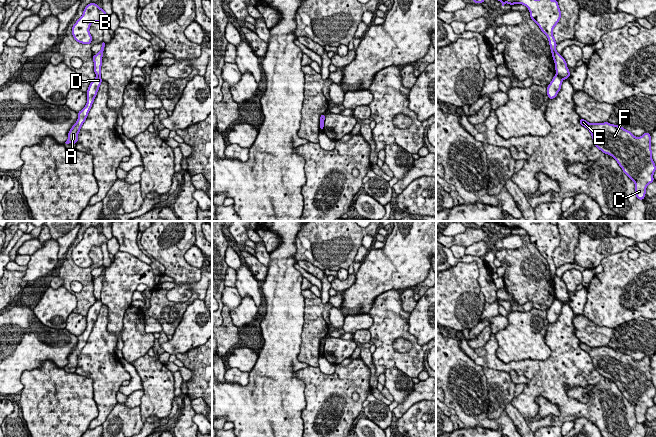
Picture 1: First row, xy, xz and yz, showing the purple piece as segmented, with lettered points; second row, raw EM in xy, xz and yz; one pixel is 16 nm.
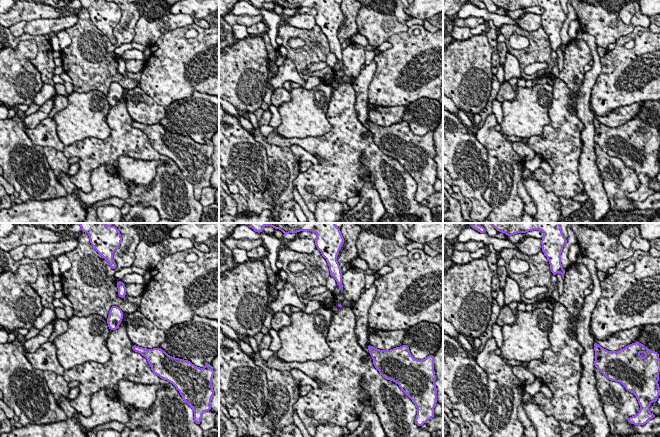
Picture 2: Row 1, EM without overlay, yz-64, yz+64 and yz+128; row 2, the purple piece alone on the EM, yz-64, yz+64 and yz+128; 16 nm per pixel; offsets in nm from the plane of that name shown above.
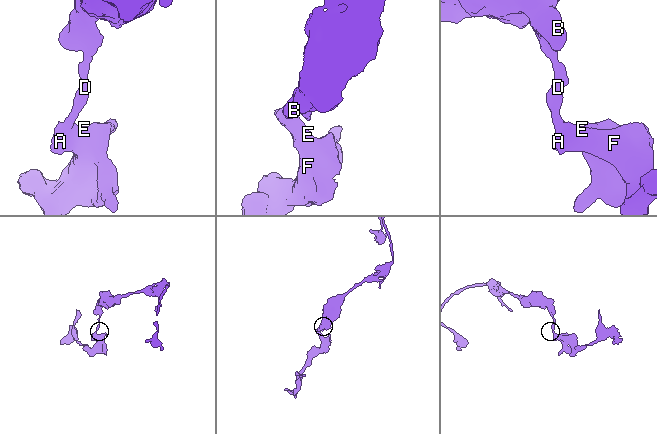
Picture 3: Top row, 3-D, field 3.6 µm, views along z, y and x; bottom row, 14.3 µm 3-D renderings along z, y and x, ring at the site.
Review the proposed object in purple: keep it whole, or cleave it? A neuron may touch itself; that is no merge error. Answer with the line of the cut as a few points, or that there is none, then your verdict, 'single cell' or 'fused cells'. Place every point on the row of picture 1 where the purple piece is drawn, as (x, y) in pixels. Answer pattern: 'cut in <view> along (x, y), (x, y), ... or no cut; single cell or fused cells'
cut in yz along (556, 74), (563, 79); fused cells

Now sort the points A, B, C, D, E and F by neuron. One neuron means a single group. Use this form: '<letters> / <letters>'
A C D E F / B

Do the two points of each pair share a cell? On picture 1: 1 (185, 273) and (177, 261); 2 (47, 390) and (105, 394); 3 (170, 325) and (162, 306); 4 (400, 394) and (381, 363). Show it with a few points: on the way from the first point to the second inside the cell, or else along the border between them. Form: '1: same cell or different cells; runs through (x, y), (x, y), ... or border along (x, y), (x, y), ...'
1: same cell; runs through (182, 270), (177, 264)
2: different cells; border along (79, 374), (92, 380), (97, 416)
3: same cell; runs through (166, 321), (166, 313), (164, 311)
4: different cells; border along (390, 368), (383, 373)

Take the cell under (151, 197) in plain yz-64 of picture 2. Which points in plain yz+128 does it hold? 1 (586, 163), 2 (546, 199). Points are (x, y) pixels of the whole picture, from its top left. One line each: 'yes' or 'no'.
1: no
2: no

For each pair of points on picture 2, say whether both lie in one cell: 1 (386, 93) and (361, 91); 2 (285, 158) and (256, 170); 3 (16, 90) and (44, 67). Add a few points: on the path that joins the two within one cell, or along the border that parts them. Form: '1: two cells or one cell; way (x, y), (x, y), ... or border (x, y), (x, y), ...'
1: two cells; border (375, 70), (368, 87), (367, 101)
2: two cells; border (261, 143), (267, 160), (266, 189)
3: two cells; border (38, 47), (31, 63), (43, 83)

